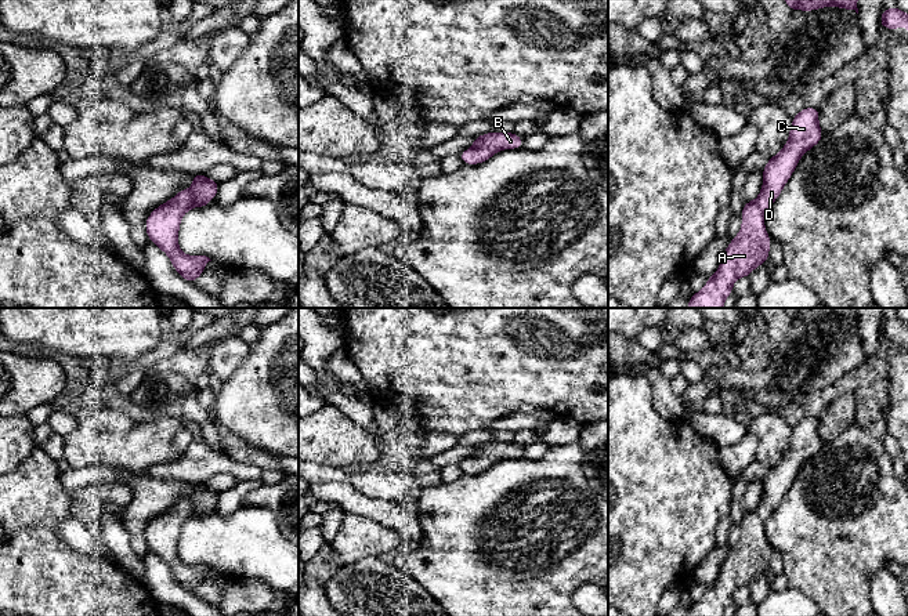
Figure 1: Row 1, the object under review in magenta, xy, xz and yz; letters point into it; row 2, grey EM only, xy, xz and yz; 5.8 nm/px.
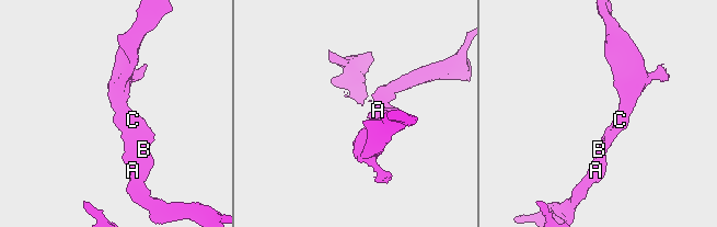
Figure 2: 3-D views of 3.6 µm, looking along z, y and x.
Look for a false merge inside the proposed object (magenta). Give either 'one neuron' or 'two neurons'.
one neuron

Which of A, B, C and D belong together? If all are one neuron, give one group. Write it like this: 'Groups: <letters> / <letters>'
Groups: A B C D

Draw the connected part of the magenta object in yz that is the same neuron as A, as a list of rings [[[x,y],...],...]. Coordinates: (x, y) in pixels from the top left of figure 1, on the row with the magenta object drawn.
[[[810,106],[792,117],[785,146],[768,159],[762,171],[764,180],[757,199],[745,202],[738,235],[728,243],[716,273],[708,278],[701,291],[692,294],[687,308],[723,308],[734,282],[766,264],[771,240],[764,227],[764,213],[782,192],[800,157],[821,141],[824,133],[818,117],[820,109]]]

